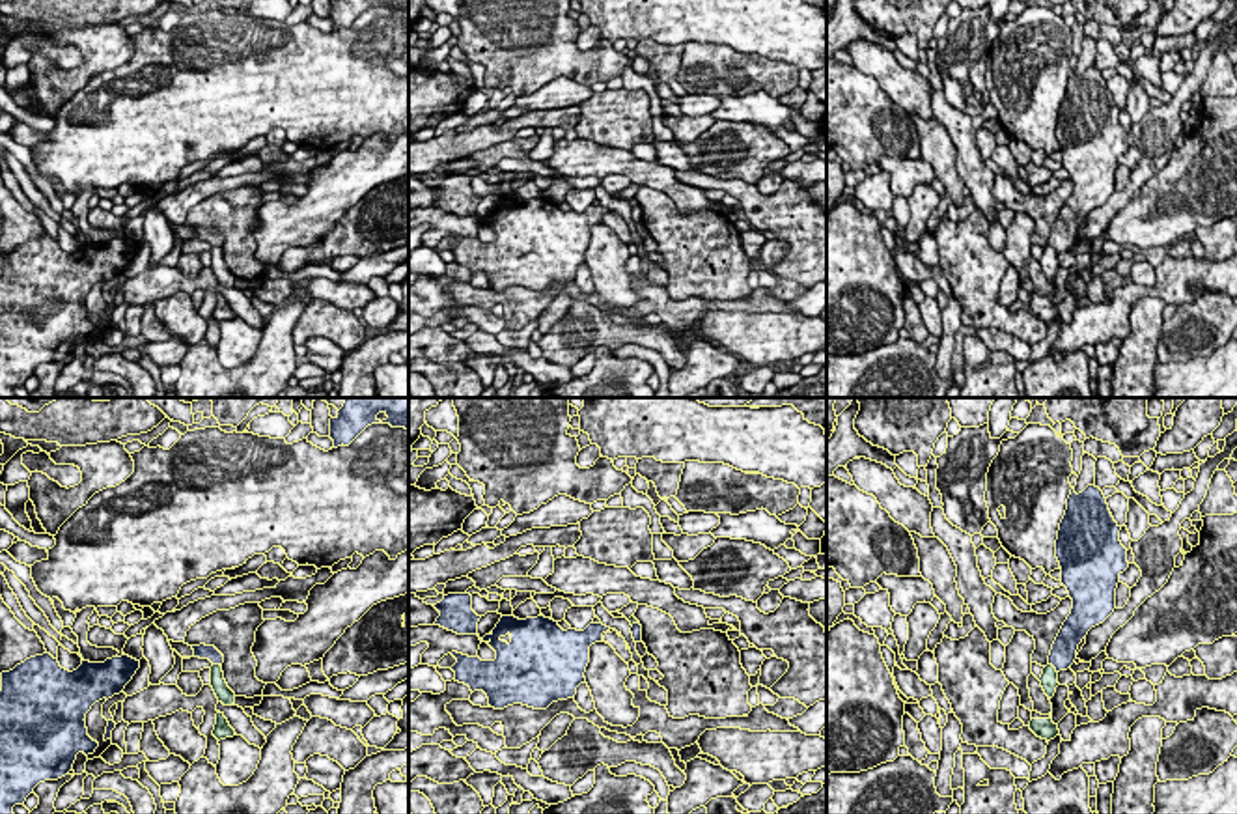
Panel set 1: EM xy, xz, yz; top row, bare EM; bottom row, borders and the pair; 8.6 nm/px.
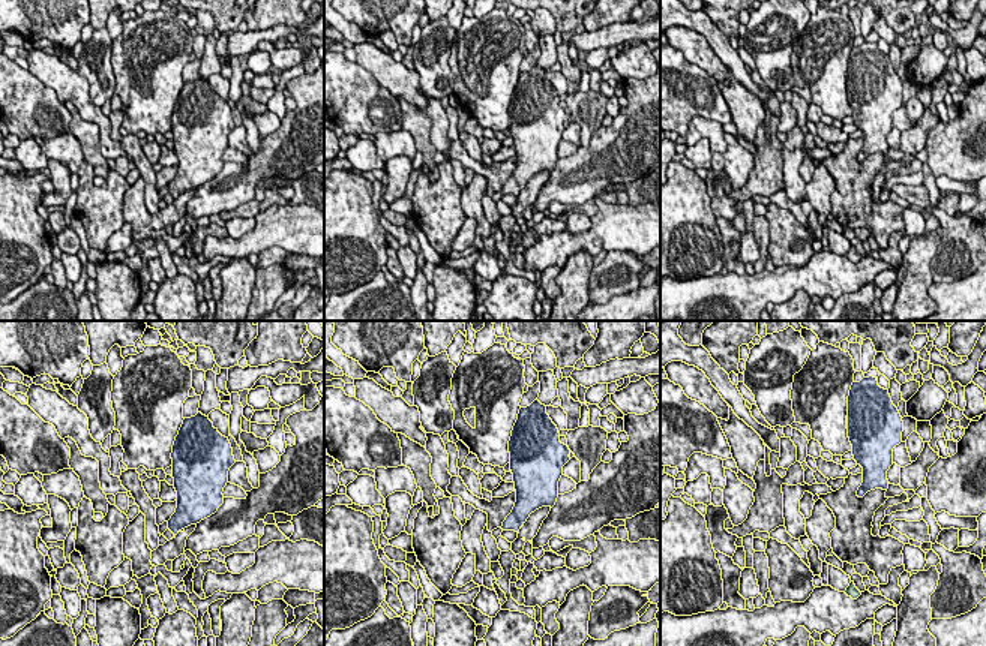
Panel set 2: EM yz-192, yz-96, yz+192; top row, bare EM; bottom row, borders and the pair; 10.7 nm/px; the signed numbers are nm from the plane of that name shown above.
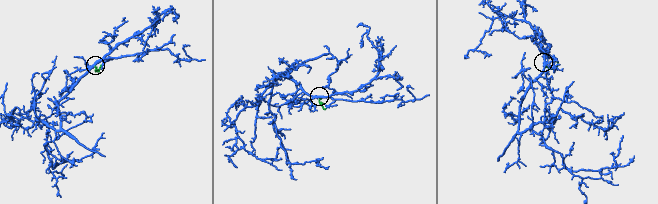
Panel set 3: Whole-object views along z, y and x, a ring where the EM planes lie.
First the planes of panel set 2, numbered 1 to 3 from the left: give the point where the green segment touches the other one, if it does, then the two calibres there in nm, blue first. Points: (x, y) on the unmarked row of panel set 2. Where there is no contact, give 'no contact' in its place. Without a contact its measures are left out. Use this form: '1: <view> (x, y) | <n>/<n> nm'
1: no contact
2: no contact
3: no contact

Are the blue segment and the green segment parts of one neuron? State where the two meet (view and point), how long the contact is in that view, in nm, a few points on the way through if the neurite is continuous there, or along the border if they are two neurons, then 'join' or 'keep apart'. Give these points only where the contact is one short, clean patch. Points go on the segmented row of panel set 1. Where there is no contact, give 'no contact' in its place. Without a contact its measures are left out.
meets blue in yz at (1055, 667); contact 120 nm long; border along yz (1049, 663), (1056, 673); keep apart

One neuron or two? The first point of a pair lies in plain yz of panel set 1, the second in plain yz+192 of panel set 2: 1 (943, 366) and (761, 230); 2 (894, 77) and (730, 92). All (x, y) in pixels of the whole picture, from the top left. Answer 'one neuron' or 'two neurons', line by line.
1: one neuron
2: two neurons

